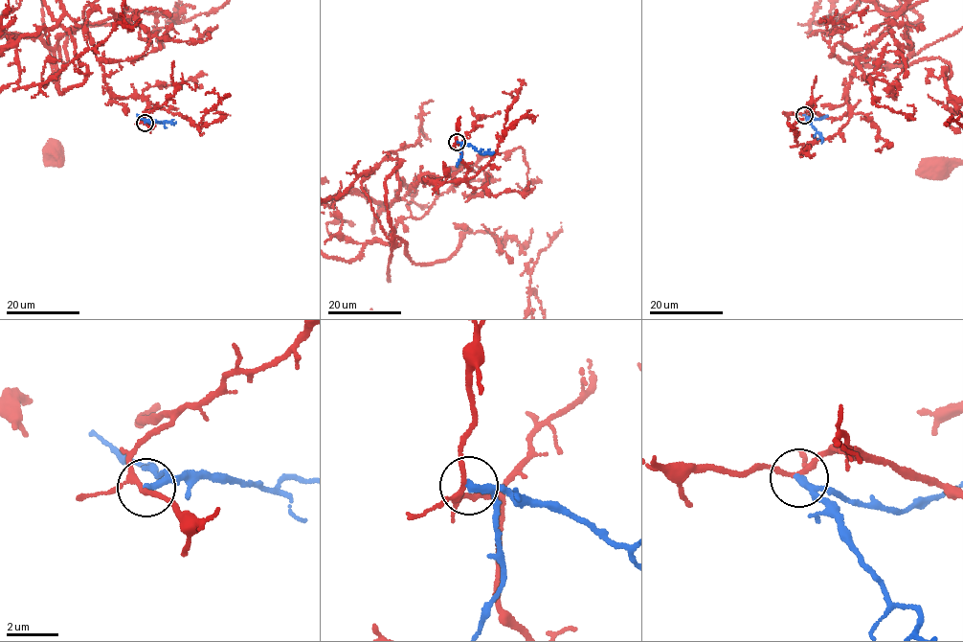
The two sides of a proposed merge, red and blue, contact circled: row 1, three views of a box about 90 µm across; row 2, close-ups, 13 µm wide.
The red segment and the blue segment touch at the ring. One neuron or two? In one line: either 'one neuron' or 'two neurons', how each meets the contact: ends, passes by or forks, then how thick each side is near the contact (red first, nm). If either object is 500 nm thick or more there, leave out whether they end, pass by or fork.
two neurons; red forks there; blue passes by; 160 nm thick on the red side, 200 nm on the other

